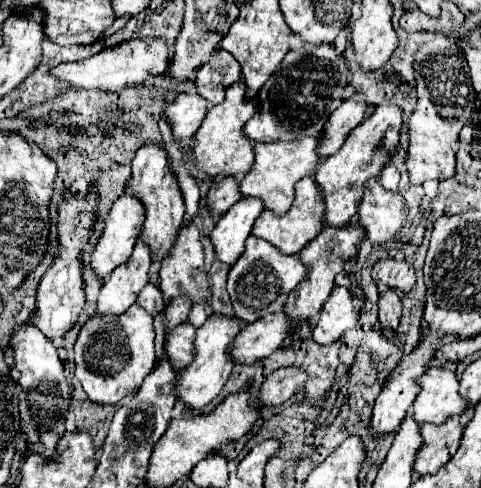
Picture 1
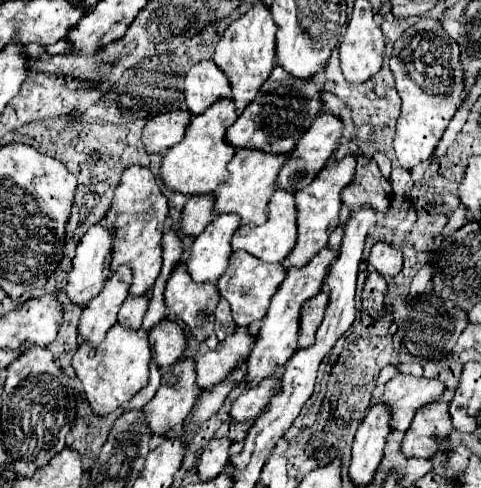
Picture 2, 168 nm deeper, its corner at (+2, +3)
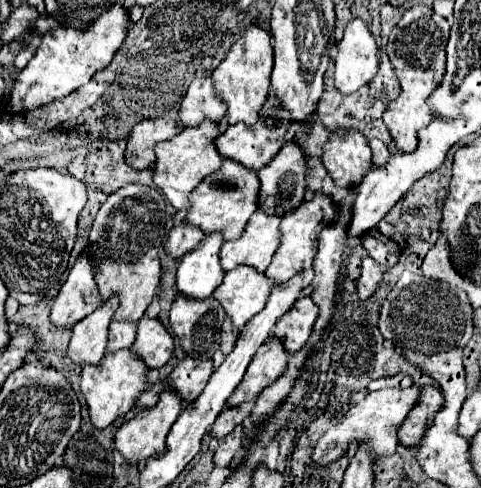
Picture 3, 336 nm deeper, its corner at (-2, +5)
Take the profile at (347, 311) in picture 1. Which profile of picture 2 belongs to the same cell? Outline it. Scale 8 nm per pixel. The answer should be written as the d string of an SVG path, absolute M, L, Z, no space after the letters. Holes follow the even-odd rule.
M318 293L316 297L308 299L302 305L300 311L300 335L298 335L298 347L310 347L316 335L316 329L320 327L320 321L324 319L324 309L328 303L326 293Z

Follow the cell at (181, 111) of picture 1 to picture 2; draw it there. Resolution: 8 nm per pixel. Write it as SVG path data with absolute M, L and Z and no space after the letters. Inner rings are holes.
M174 109L150 117L142 129L144 149L148 153L166 153L172 145L182 141L188 121L190 113L186 109Z

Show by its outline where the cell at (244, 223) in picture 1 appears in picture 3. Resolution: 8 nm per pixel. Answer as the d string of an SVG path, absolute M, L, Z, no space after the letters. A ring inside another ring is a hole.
M218 233L206 235L200 245L184 255L176 275L176 289L194 299L206 299L224 279L224 269L220 267L220 247L224 237Z

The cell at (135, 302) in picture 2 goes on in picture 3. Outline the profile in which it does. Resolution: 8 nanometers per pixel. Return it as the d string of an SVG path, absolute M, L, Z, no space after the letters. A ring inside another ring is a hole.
M112 321L106 351L118 351L122 347L130 347L136 339L136 327L138 323L134 321Z

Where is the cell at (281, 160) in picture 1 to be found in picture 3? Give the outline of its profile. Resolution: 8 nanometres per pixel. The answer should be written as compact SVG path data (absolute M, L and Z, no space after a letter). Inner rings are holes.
M224 159L222 167L216 173L208 175L208 179L204 179L204 183L200 183L196 191L192 191L190 195L192 207L186 219L188 223L200 227L204 233L222 231L226 241L238 239L244 233L248 219L258 207L258 193L260 193L258 171L252 171L242 163L236 163L234 159Z

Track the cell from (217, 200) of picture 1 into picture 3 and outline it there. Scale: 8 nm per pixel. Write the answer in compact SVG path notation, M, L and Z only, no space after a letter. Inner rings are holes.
M182 221L178 227L170 229L164 247L174 259L180 259L184 253L192 251L202 239L204 239L204 231L200 231L200 227L192 227L188 225L188 221Z

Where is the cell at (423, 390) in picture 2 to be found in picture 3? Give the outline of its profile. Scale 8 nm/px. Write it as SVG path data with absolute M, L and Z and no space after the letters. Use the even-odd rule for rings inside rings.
M412 385L406 389L400 387L386 387L380 391L372 391L366 395L366 399L362 399L360 403L352 405L348 409L348 413L342 417L342 421L338 425L334 425L330 431L326 431L324 437L320 437L320 441L314 447L312 459L318 465L330 465L332 461L336 461L338 457L342 457L352 441L364 441L370 447L370 453L374 459L392 455L398 447L398 429L400 423L404 423L404 417L408 417L408 411L416 405L416 397L420 397L420 387Z

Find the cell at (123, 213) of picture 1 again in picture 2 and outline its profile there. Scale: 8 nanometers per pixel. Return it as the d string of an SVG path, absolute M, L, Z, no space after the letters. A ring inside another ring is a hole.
M92 225L88 233L80 239L76 247L76 255L72 259L72 271L68 273L68 283L66 283L66 295L74 305L86 307L108 281L110 277L108 261L112 261L112 241L114 241L112 233L108 233L108 229L104 229L102 225Z

